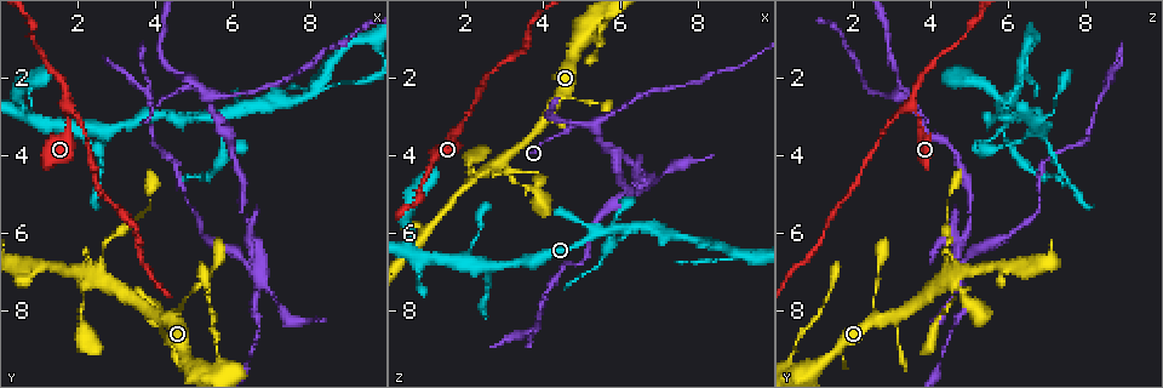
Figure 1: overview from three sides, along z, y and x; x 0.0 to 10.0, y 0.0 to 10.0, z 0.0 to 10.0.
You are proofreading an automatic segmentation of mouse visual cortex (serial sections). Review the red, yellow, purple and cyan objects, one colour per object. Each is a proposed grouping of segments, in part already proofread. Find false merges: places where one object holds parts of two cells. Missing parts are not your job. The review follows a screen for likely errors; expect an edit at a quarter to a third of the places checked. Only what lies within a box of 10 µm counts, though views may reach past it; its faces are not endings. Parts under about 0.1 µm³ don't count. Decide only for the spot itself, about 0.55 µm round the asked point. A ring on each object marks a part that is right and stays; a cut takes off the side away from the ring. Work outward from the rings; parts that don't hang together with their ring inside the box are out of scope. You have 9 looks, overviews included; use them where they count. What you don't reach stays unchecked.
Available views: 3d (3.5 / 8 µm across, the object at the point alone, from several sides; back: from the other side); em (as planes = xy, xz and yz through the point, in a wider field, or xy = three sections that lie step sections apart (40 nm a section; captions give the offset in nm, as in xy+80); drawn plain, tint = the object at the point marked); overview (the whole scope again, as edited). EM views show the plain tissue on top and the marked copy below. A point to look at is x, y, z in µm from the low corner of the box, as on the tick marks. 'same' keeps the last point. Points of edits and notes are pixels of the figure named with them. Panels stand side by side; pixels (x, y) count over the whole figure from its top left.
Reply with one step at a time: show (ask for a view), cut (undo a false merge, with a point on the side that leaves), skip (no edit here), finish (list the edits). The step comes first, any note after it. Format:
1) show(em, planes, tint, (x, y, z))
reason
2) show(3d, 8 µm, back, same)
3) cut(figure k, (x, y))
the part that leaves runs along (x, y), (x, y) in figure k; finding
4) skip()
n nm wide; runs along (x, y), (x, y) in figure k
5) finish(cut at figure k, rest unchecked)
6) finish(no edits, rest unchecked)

show(3d, 3.5 µm, (1.70, 2.80, 3.55))
two arms in line, one across

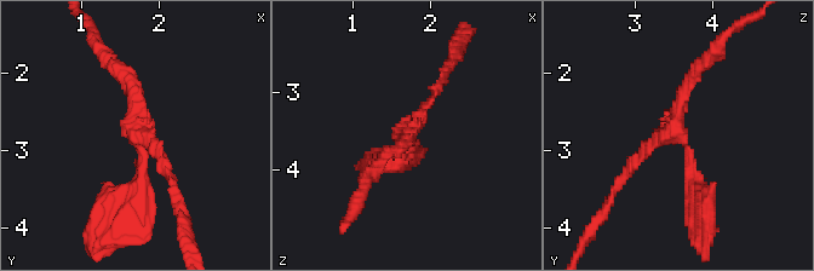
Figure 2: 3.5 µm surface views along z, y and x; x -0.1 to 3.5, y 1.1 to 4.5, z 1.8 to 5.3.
show(em, xy, step 3, tint, (1.70, 2.80, 3.50))
3 arms; arms of 150, 150, 250 nm; shape alone is not enough

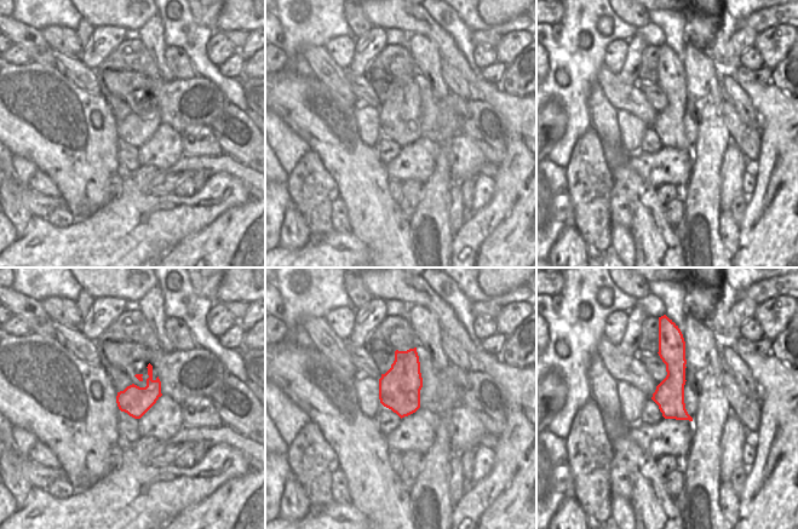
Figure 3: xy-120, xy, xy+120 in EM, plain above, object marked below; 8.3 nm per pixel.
skip()
runs along (665, 341), (685, 417) in figure 3; continuous, no second cell

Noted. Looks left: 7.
show(3d, 8 µm, (0.60, 2.85, 6.00))
thick turns thin

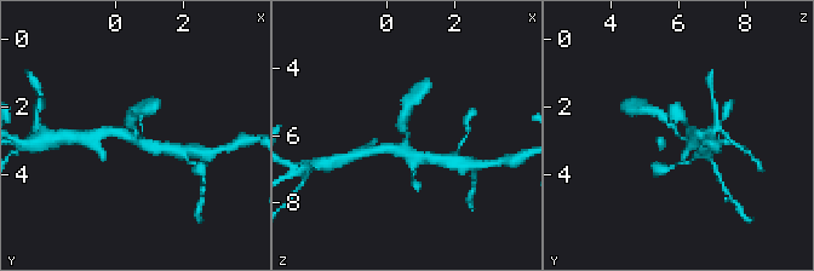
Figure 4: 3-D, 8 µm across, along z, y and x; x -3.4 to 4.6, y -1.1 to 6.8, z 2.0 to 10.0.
show(3d, 3.5 µm, same)
closer look

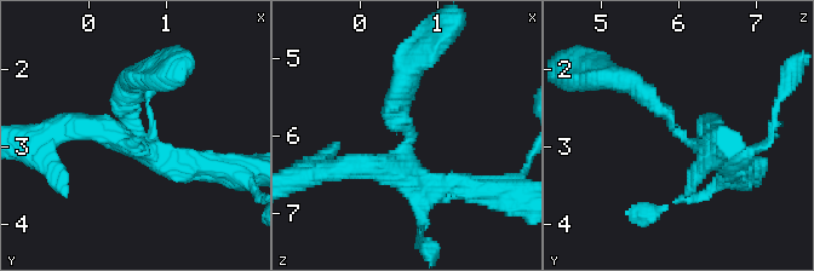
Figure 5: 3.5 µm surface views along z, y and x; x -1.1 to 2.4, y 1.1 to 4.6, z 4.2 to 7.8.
show(em, planes, tint, (0.65, 2.85, 6.05))
3 arms; arms of 250, 300, 350 nm; shape alone is not enough

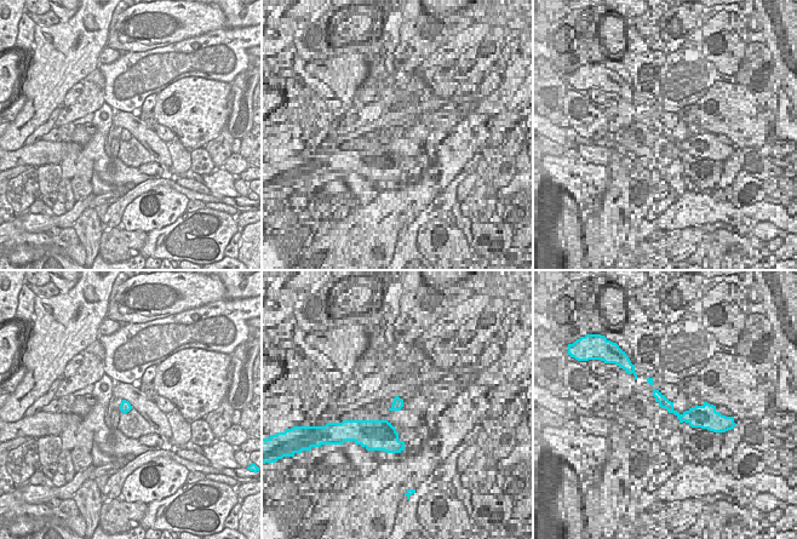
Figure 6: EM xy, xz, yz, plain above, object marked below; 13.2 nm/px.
skip()
runs along (729, 161), (714, 143), (688, 143), (630, 84) in figure 5; continuous, no second cell

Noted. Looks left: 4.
show(3d, 8 µm, back, (5.60, 3.05, 6.00))
calibre changes

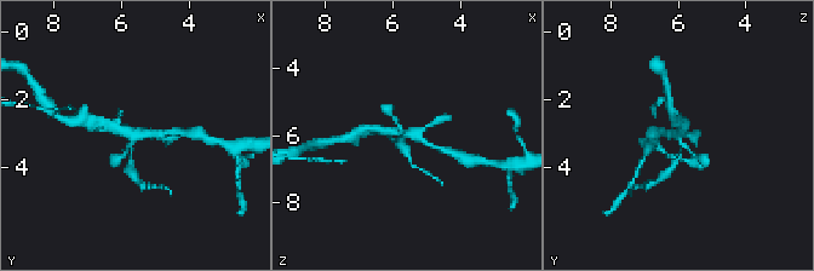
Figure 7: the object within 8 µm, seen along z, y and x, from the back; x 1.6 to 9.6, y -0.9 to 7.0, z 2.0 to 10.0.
show(em, xy, step 2, tint, same)
shape alone is not enough

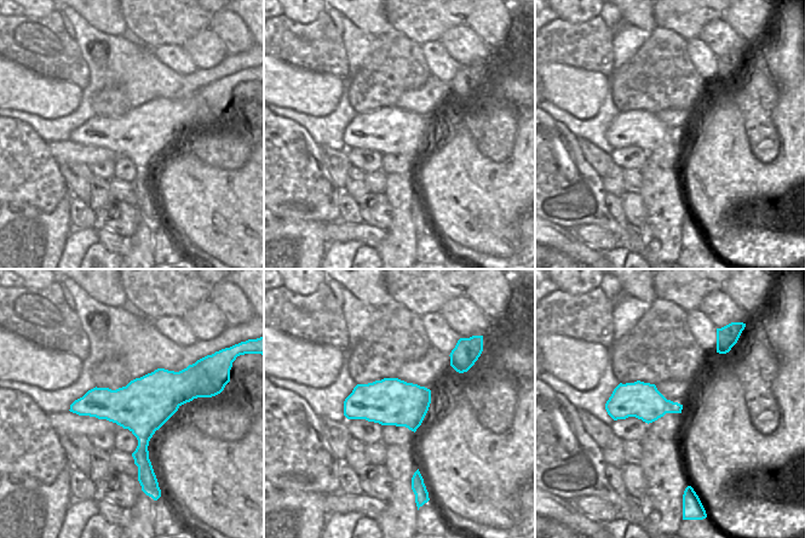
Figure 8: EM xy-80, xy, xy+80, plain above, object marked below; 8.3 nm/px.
skip()
runs along (440, 149), (412, 134), (378, 128) in figure 7; all the same cell

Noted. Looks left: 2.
show(3d, 3.5 µm, (5.30, 2.50, 3.25))
abrupt turn

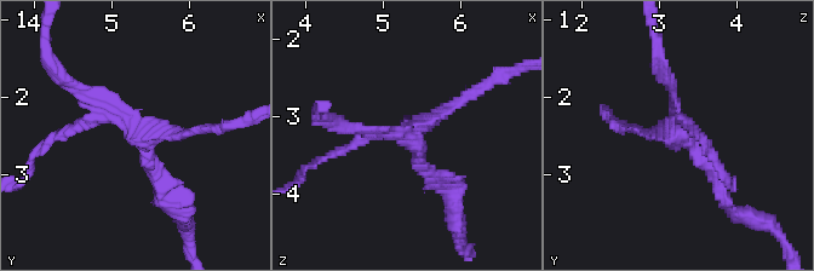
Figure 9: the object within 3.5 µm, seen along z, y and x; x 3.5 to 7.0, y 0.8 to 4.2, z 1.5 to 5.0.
show(em, xy, step 3, tint, (5.30, 2.45, 3.25))
shape alone is not enough

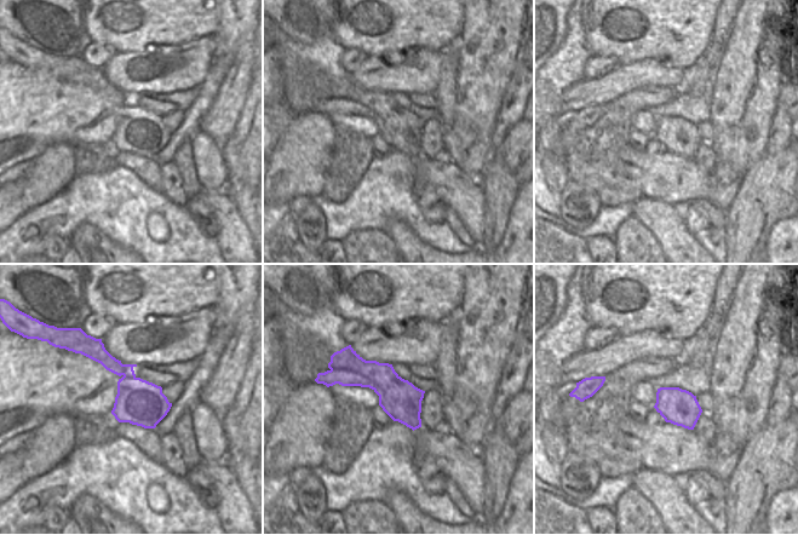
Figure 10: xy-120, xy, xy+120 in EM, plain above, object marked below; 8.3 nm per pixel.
cut(figure 9, (154, 174))
border along (332, 369), (357, 372), (378, 387) in figure 10; a second cell is stuck on

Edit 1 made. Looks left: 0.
finish(cut at figure 9, rest unchecked)

